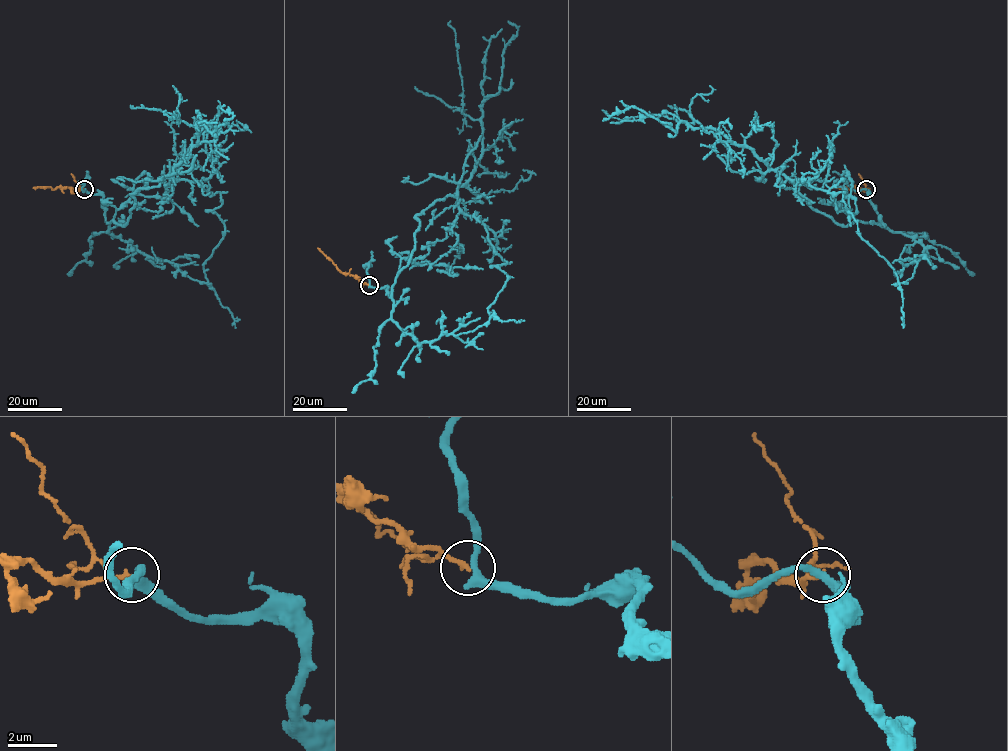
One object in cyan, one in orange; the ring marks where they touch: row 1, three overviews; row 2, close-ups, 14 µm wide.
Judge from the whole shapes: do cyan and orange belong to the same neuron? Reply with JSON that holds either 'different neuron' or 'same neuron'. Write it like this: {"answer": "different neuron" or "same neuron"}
{"answer": "different neuron"}

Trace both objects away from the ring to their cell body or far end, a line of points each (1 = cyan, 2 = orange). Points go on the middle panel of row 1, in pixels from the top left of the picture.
1: (369, 285), (391, 296), (416, 216), (475, 168), (482, 105), (500, 90), (517, 31), (508, 21)
2: (368, 285), (341, 272), (317, 248)

